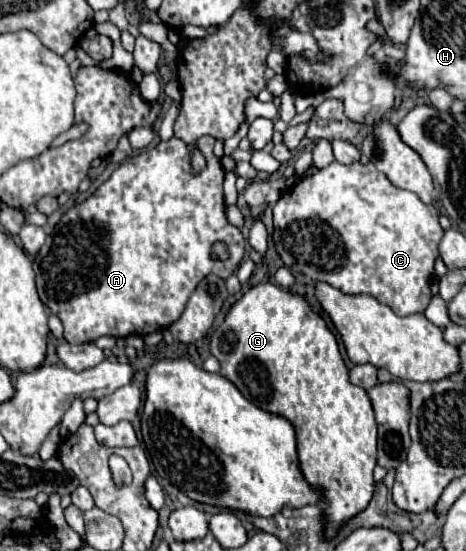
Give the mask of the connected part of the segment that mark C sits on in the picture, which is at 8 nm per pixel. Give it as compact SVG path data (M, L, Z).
M332 162L326 168L312 168L304 178L298 178L298 182L286 190L274 206L272 240L278 256L290 272L304 274L310 280L328 282L344 294L370 294L378 302L390 306L398 316L426 310L432 298L430 280L442 234L444 230L438 224L438 210L432 204L422 204L416 194L392 186L374 164L364 166L354 162L344 166Z

